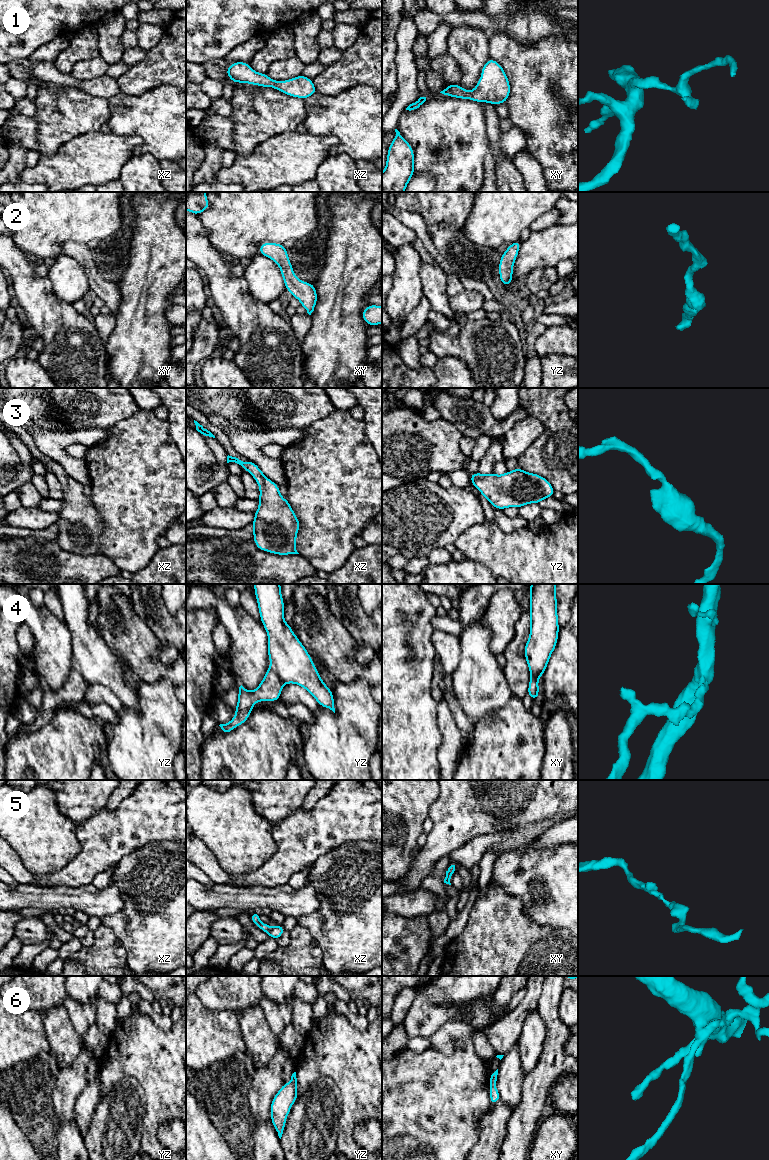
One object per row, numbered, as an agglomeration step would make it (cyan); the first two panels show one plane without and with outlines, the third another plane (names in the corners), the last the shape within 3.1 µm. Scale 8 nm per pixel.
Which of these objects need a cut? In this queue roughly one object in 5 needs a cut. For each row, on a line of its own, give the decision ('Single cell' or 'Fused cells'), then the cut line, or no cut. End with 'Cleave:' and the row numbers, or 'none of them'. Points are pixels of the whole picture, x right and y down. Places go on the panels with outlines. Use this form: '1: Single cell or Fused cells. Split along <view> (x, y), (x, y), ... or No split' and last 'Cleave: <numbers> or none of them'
1: Single cell. No split
2: Single cell. No split
3: Single cell. No split
4: Fused cells. Split along yz (271, 667), (283, 684)
5: Single cell. No split
6: Single cell. No split
Cleave: 4

